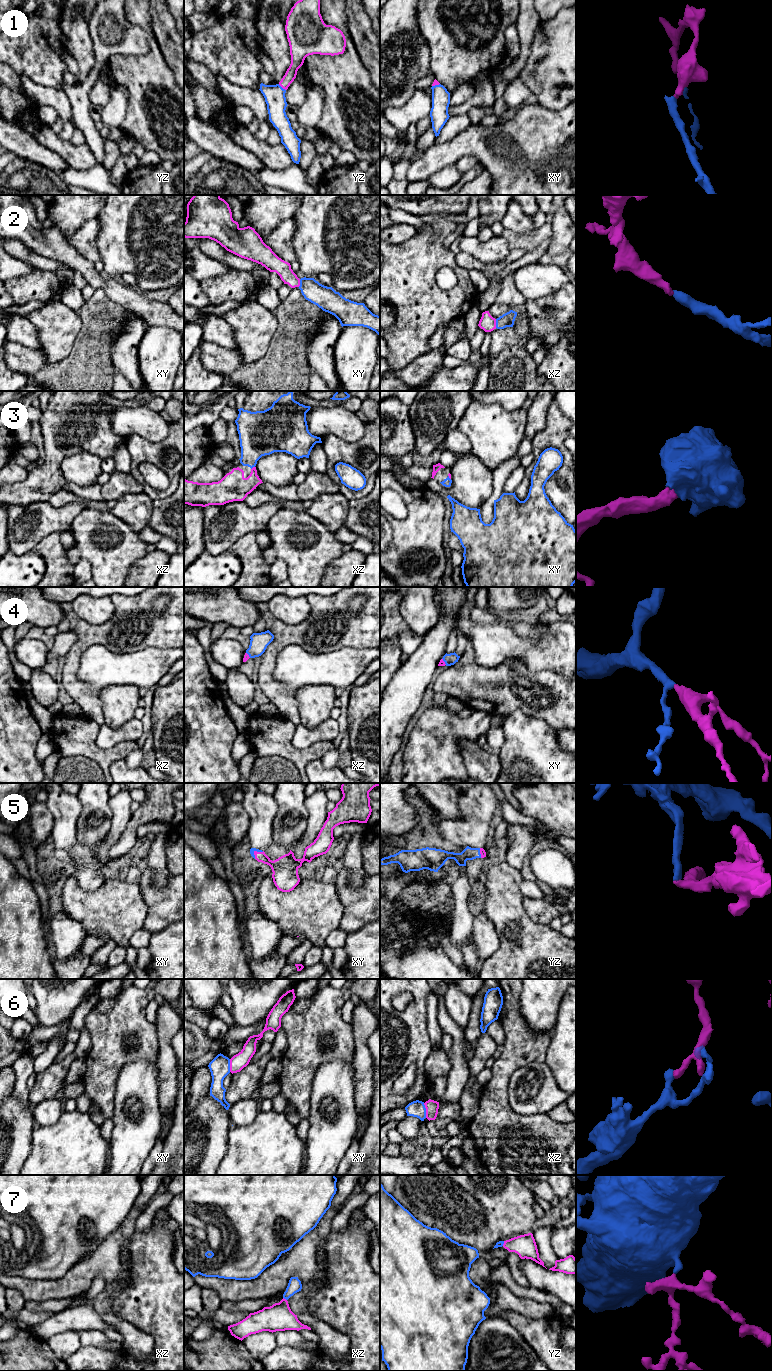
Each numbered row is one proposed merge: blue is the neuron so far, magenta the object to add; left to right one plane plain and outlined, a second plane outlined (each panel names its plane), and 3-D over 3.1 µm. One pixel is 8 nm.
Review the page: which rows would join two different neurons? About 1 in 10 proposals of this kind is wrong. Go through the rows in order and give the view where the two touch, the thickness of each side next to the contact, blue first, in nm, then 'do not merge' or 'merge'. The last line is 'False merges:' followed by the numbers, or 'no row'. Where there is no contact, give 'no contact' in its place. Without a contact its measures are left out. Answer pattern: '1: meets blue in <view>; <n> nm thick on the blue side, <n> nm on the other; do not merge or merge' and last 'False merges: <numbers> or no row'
1: meets blue in yz; 170 nm thick on the blue side, 100 nm on the other; merge
2: meets blue in xz; 110 nm thick on the blue side, 120 nm on the other; merge
3: meets blue in xz; 300 nm thick on the blue side, 220 nm on the other; merge
4: meets blue in xy; 100 nm thick on the blue side, 50 nm on the other; merge
5: meets blue in xy; 40 nm thick on the blue side, 160 nm on the other; merge
6: meets blue in xz; 130 nm thick on the blue side, 100 nm on the other; do not merge
7: meets blue in xz; 110 nm thick on the blue side, 220 nm on the other; merge
False merges: 6

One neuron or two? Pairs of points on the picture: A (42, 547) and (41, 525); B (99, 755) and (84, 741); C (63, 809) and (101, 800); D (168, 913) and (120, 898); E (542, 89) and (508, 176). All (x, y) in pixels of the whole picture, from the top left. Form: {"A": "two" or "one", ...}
{"A": "two", "B": "one", "C": "two", "D": "two", "E": "two"}

